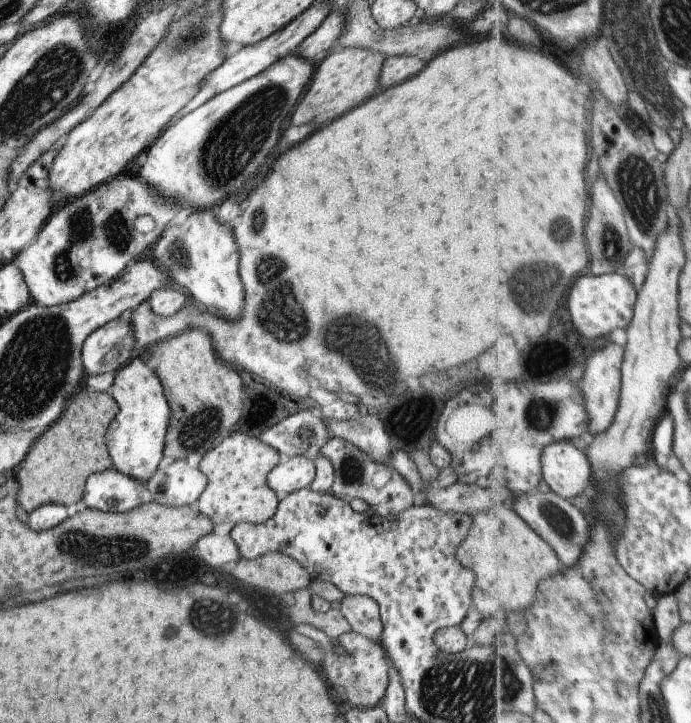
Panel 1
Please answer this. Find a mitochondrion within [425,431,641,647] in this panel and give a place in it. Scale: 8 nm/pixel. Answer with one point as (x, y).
(542, 506)

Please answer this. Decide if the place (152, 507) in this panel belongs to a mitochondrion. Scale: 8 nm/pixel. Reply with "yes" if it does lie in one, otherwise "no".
no

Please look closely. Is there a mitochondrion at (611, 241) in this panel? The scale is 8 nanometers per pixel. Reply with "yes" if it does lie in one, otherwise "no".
yes

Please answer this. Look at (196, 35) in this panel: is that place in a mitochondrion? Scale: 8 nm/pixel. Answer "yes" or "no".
yes

